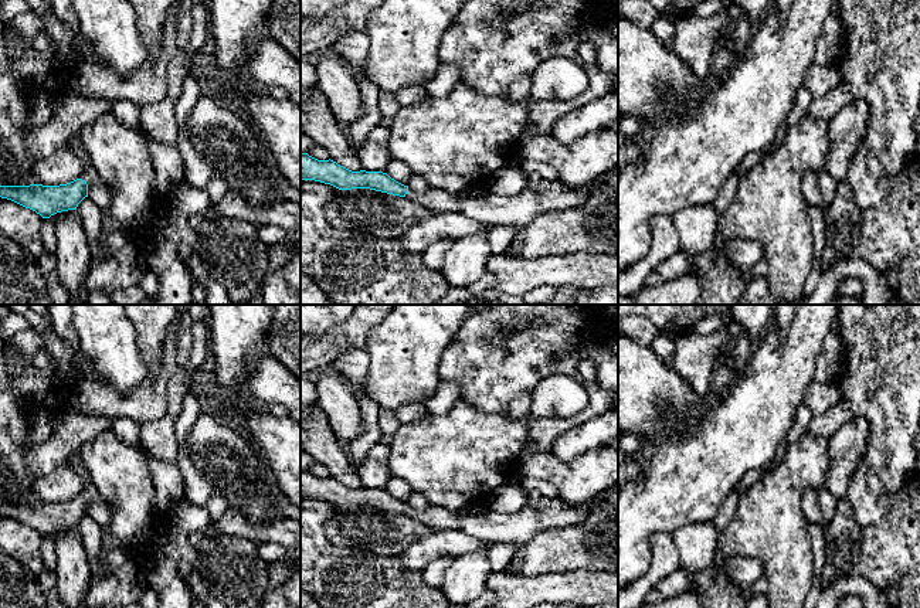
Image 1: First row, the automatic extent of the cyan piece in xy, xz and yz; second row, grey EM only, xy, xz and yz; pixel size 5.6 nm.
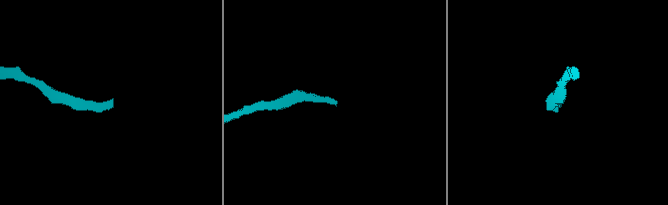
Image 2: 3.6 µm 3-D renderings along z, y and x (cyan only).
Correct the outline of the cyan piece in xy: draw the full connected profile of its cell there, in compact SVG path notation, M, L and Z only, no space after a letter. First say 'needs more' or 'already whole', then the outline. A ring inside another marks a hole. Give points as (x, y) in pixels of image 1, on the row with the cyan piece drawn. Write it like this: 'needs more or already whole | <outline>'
already whole | M77 179L60 186L0 186L0 197L11 200L40 214L43 218L77 210L78 204L88 197L88 184Z

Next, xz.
needs more | M301 153L301 181L315 180L330 184L339 190L370 188L393 196L407 197L435 214L462 213L479 223L510 224L516 228L526 227L534 217L550 210L567 210L578 207L585 197L604 181L597 180L584 187L568 187L557 179L542 179L537 184L529 184L515 197L502 197L488 193L481 198L451 194L430 187L425 193L417 193L383 171L352 171L333 160L318 160L308 153Z

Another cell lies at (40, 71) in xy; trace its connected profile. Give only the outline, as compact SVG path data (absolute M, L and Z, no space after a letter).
M35 35L26 48L21 61L13 61L11 74L26 95L45 92L52 96L71 92L71 81L75 69L64 68L50 35Z

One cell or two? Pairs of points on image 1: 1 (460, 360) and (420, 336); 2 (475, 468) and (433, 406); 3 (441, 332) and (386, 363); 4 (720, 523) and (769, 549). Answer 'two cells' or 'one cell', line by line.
1: two cells
2: two cells
3: one cell
4: two cells

